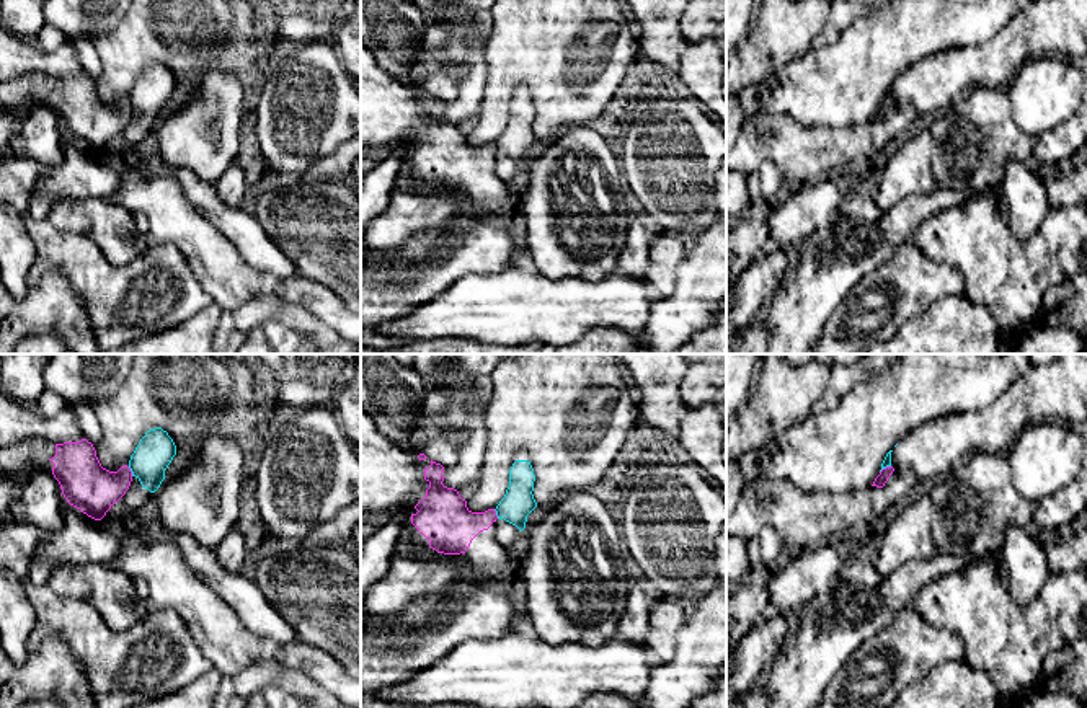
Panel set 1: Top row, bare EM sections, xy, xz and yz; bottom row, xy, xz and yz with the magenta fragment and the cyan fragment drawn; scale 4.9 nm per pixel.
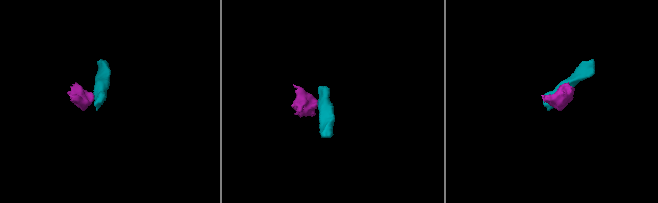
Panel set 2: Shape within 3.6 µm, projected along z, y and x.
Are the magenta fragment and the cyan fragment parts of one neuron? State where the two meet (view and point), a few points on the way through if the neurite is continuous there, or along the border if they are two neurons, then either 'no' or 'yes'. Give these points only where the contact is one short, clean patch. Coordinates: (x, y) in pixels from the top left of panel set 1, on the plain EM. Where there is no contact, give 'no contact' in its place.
xy (131, 106) | along xy (128, 101), (133, 110) | no

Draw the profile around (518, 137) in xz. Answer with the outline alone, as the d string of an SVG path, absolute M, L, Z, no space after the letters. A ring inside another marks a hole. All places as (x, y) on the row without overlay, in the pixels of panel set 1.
M516 95L509 104L509 121L504 132L496 140L498 153L516 160L521 166L526 163L527 150L537 142L534 134L534 103L527 95Z

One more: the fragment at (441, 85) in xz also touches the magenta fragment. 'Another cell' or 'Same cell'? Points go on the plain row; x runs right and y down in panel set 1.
Another cell

